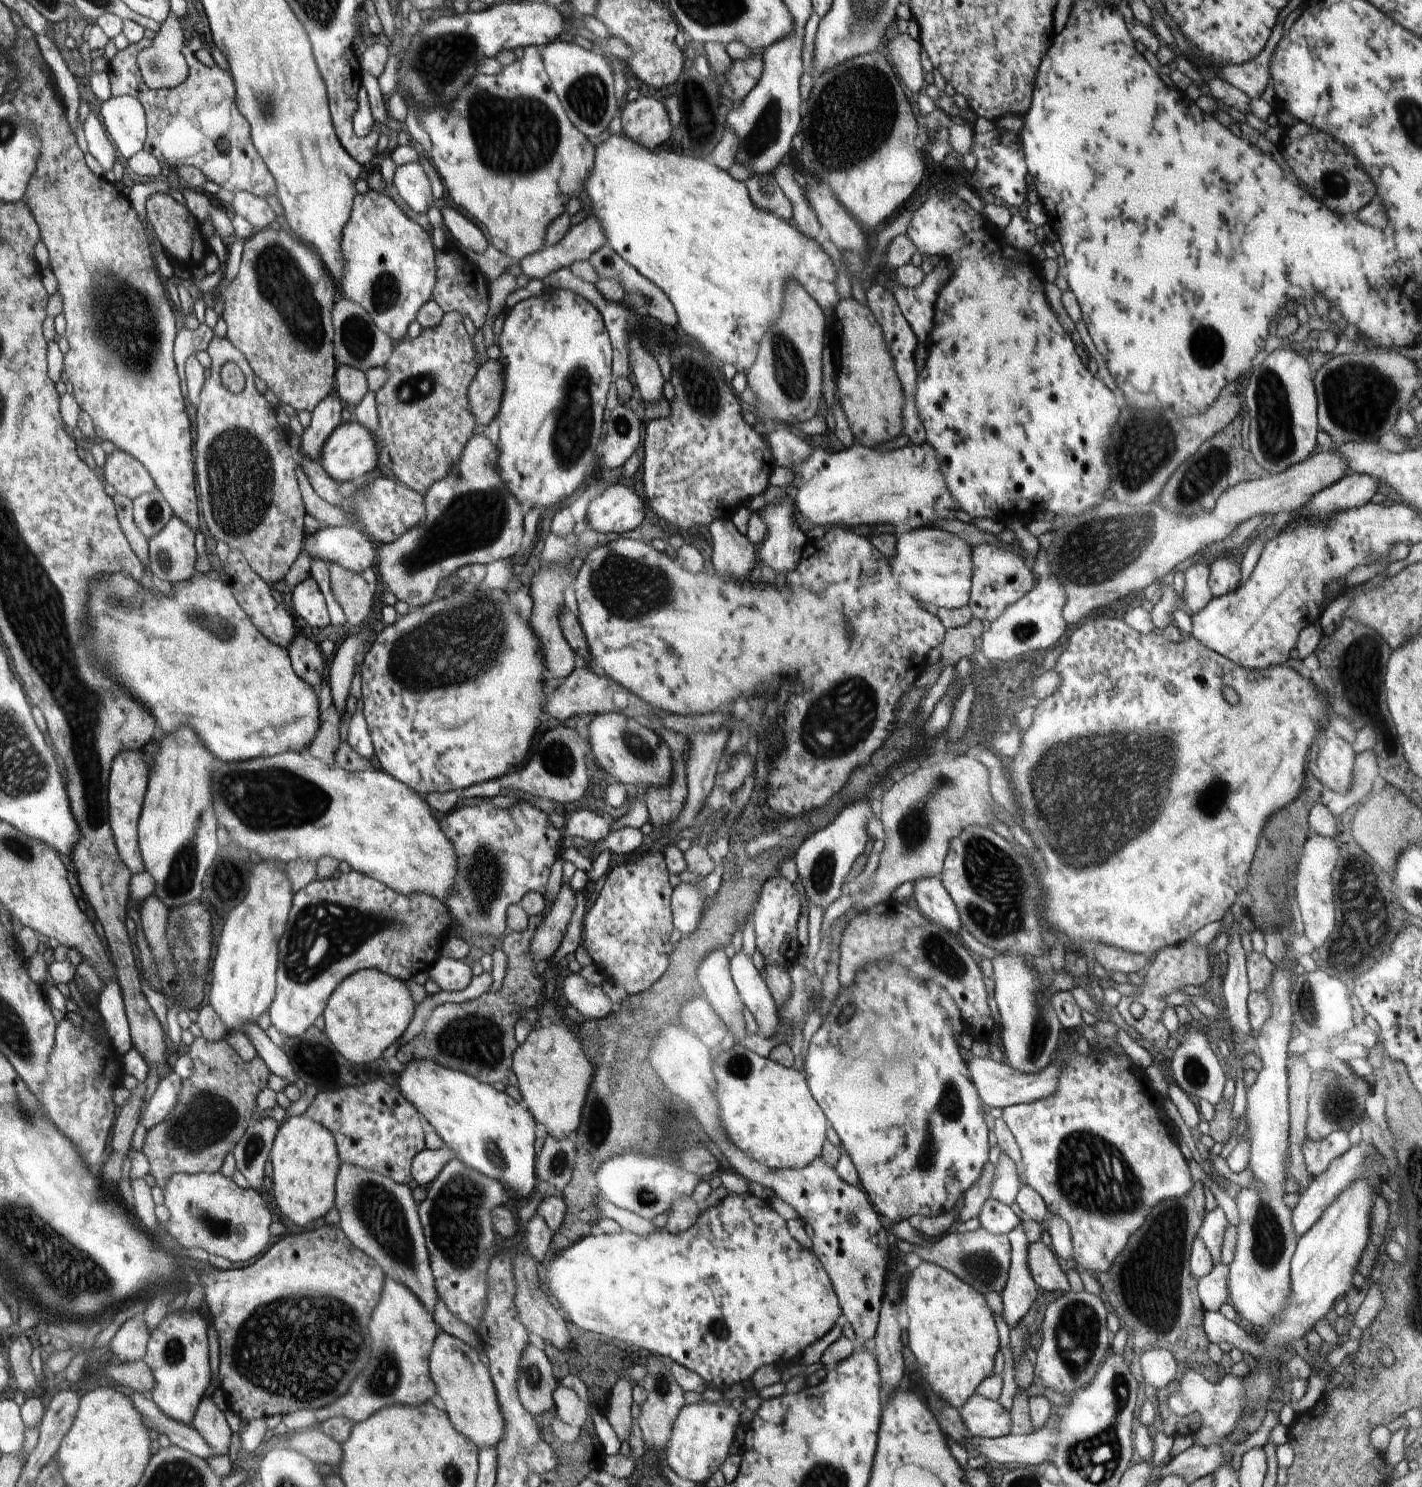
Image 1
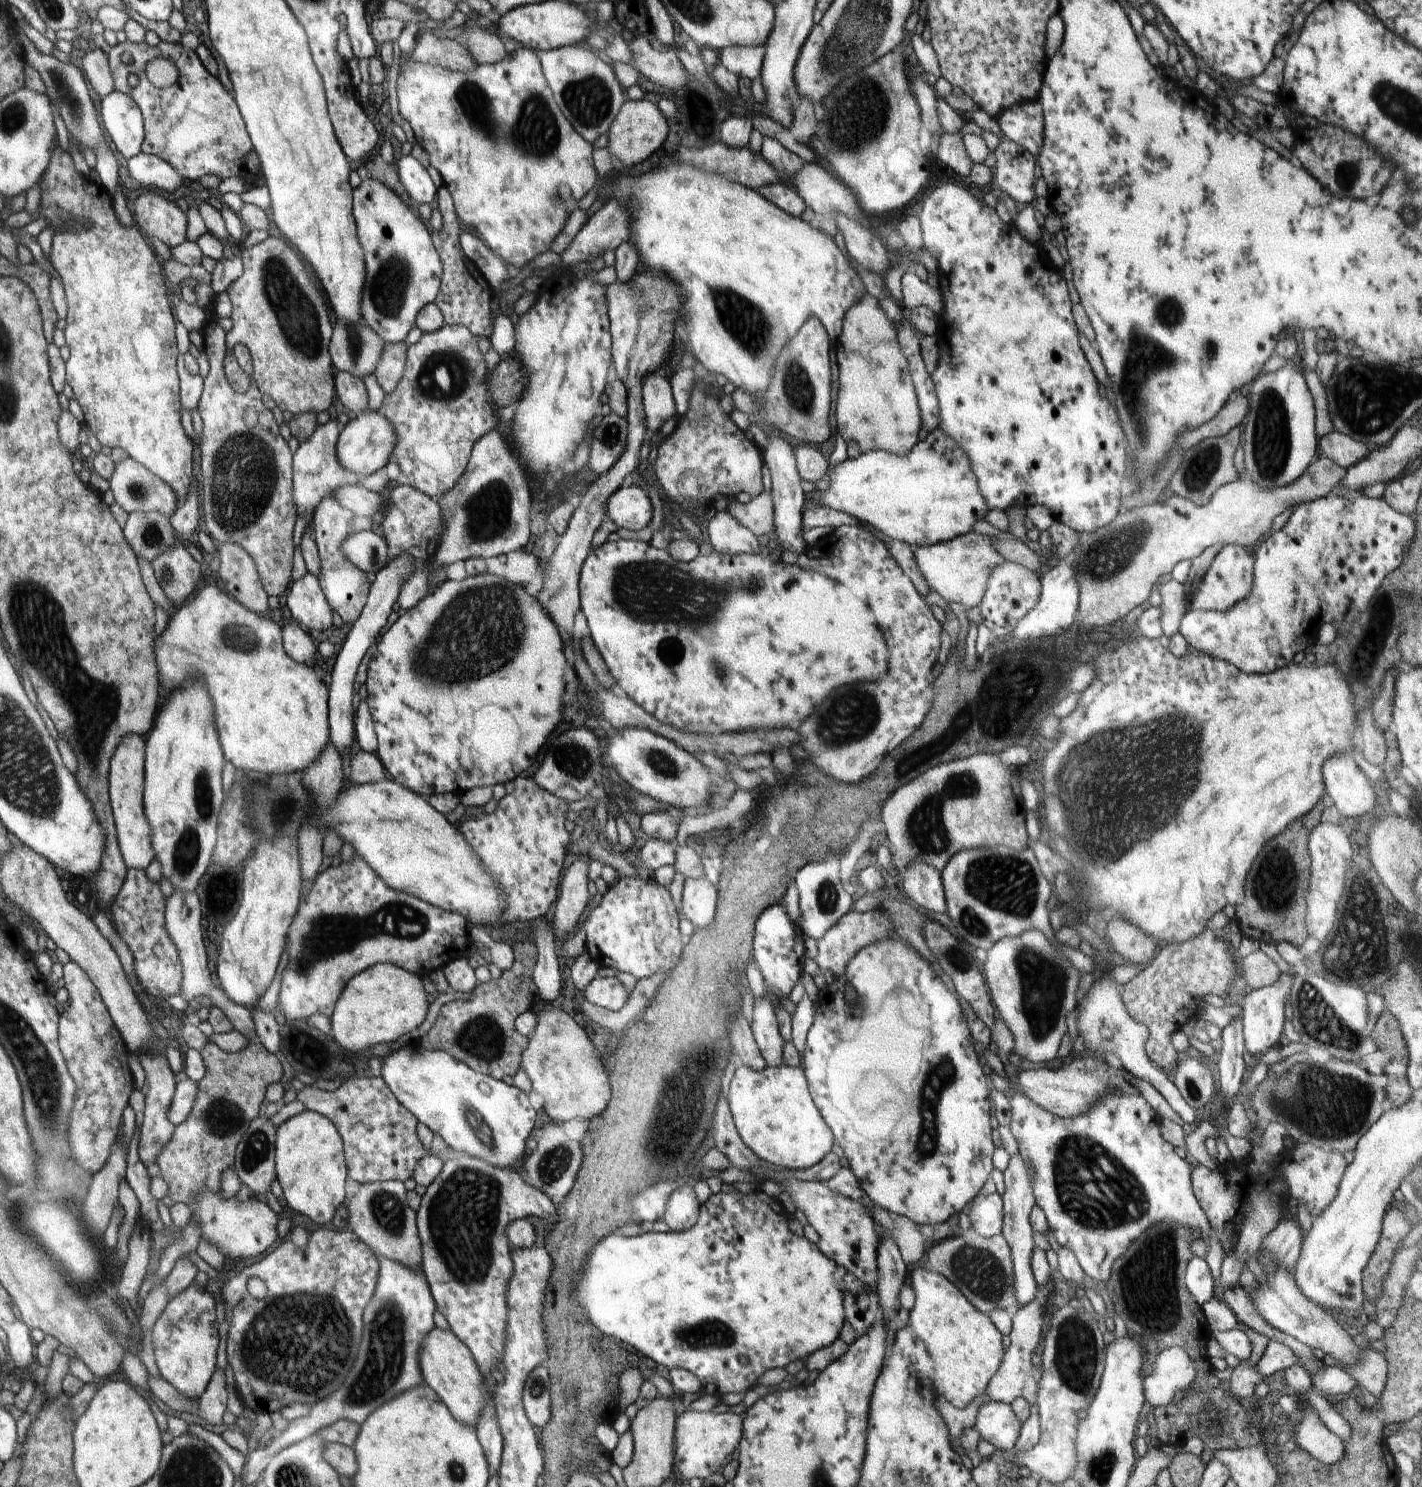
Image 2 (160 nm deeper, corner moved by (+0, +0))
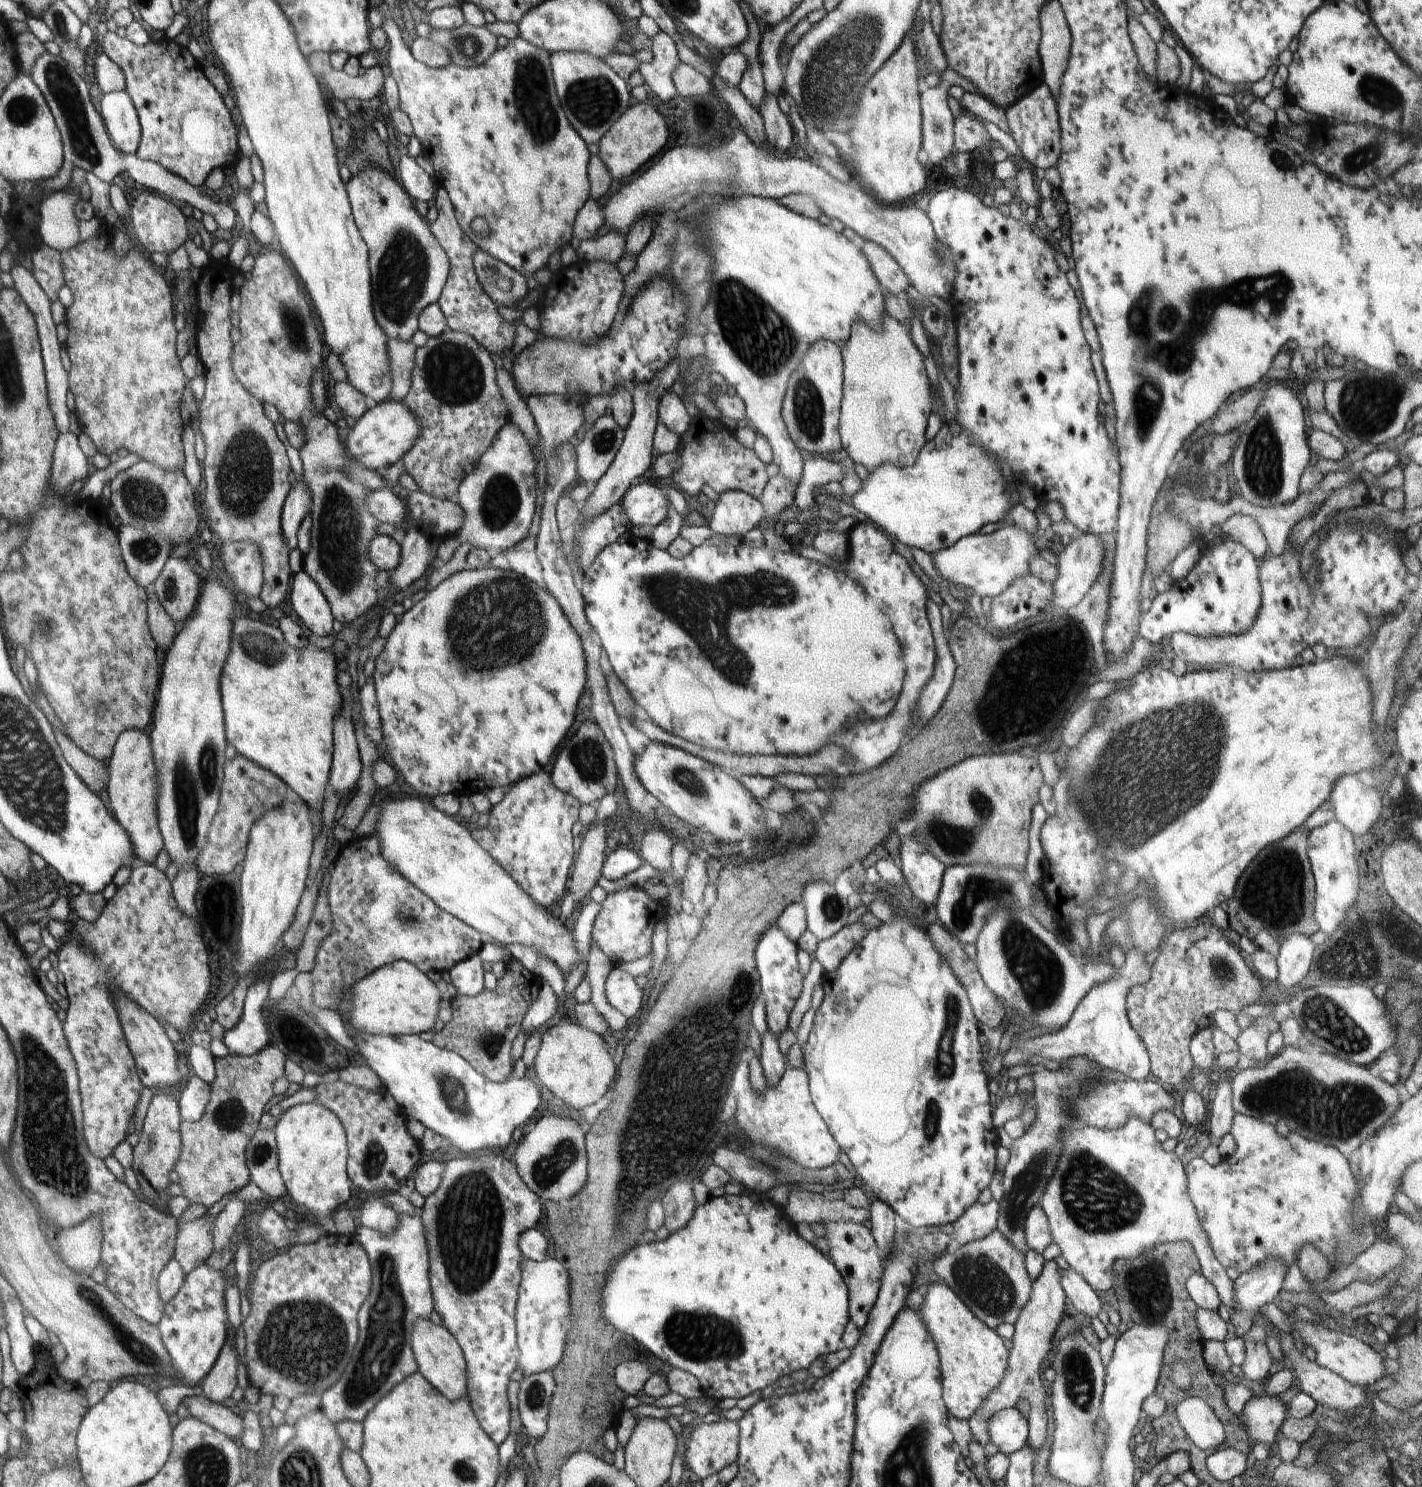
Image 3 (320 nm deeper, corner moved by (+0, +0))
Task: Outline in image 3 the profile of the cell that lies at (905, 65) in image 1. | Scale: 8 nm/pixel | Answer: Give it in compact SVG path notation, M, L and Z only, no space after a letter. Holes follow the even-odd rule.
M947 67L943 71L943 76L940 79L940 84L936 87L928 87L921 93L921 113L923 116L922 123L922 142L921 150L918 152L918 161L921 166L925 167L929 163L932 166L940 166L946 159L952 158L956 154L955 150L955 134L953 133L955 127L955 118L951 113L948 104L948 90L952 85L963 87L966 93L972 93L982 96L983 93L973 82L968 78L960 76L955 70Z

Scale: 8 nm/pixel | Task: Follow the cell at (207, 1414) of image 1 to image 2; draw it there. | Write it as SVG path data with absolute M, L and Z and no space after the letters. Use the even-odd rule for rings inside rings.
M216 1367L206 1390L197 1400L199 1416L203 1418L204 1422L221 1429L224 1425L222 1416L227 1410L227 1400L225 1375L219 1367Z

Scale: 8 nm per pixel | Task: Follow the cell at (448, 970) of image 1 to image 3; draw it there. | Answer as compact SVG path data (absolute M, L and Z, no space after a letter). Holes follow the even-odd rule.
M474 955L455 964L450 970L451 983L458 994L475 997L485 989L485 971L483 960Z

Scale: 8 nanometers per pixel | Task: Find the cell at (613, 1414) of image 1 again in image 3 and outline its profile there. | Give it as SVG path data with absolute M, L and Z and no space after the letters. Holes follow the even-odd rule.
M630 1360L630 1362L621 1362L615 1368L615 1381L624 1390L627 1399L633 1402L636 1396L642 1393L651 1374L652 1369L649 1364Z

